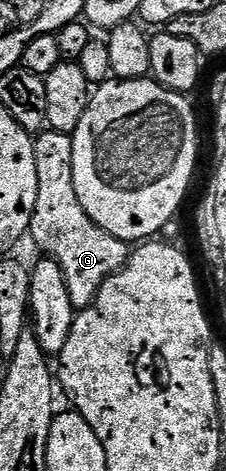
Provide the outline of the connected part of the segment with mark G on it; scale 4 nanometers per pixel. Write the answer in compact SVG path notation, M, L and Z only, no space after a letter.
M47 131L37 134L34 142L39 173L39 194L36 195L35 211L32 215L29 236L43 249L45 256L55 261L64 271L68 293L75 311L90 306L96 299L103 283L126 266L132 249L127 242L108 235L80 207L76 195L76 183L72 179L72 143L69 133Z

